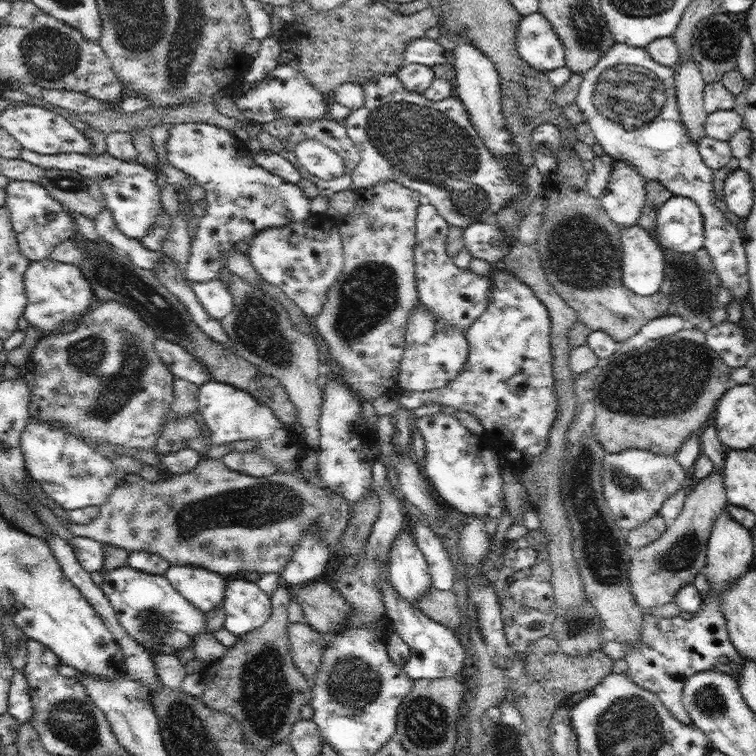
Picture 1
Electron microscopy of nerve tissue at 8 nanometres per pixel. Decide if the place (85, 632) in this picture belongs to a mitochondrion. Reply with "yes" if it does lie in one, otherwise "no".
no

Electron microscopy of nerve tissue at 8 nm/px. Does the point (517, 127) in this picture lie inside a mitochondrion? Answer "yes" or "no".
no

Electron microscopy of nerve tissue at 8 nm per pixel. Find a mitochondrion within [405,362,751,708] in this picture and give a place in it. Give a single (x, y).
(602, 552)

